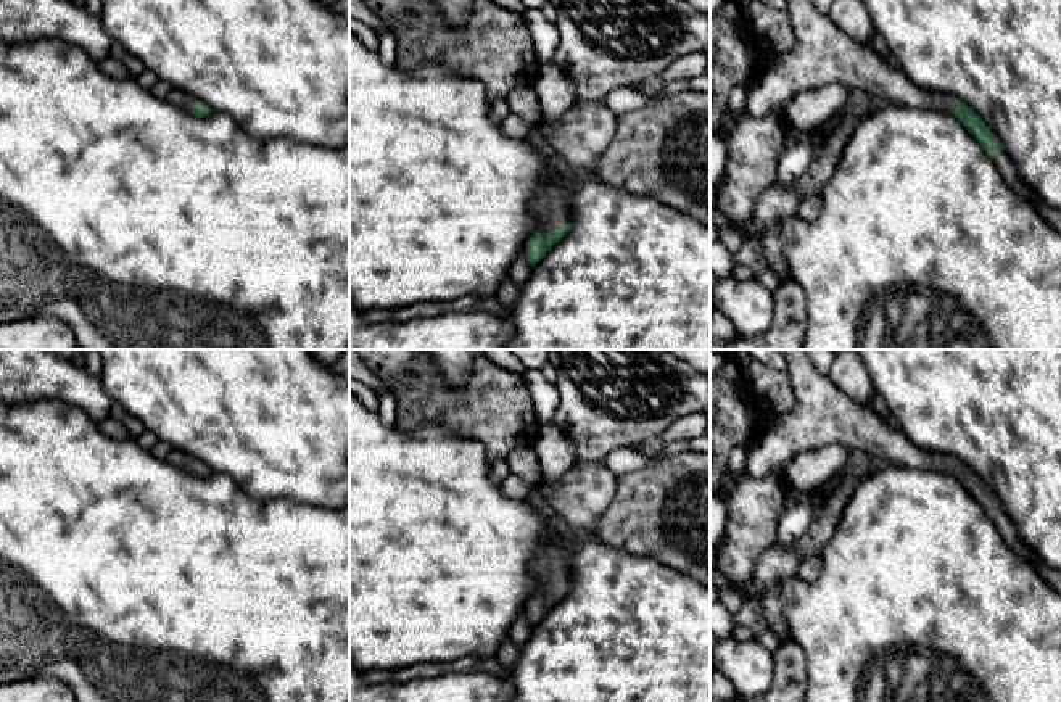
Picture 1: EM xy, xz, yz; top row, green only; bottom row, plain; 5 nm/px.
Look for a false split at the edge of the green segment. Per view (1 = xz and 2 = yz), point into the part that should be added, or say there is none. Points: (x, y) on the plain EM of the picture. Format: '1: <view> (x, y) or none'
1: xz (549, 569)
2: yz (821, 414)

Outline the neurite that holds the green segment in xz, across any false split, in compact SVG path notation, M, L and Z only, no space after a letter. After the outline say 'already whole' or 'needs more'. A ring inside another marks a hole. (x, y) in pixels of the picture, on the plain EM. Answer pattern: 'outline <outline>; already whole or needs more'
outline M549 543L528 567L538 588L525 605L525 615L535 628L570 591L567 551L560 543Z; needs more

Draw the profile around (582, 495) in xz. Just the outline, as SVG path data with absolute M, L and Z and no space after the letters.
M599 462L575 464L554 483L541 483L538 491L555 510L557 520L575 536L591 536L617 493L617 477Z

